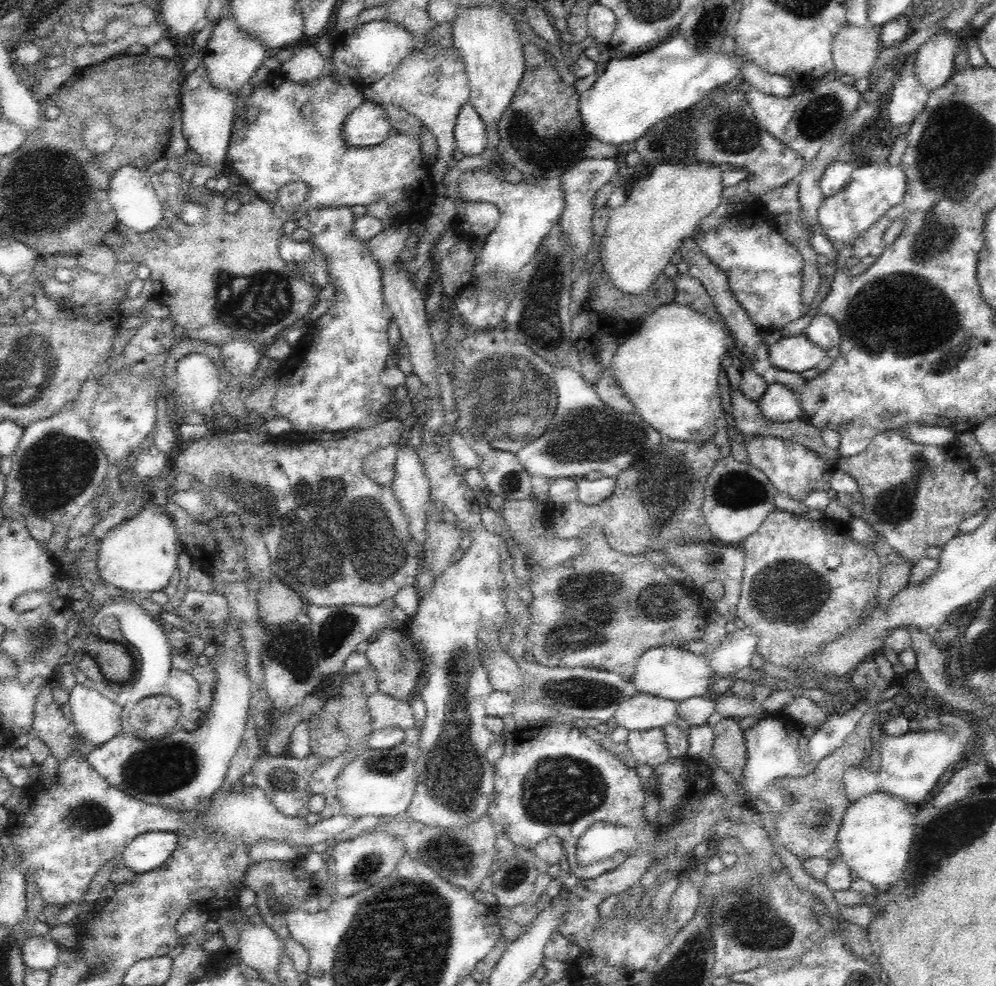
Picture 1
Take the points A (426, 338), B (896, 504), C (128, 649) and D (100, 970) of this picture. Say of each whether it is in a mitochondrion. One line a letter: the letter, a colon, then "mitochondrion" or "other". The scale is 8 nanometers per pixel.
A: other
B: mitochondrion
C: other
D: mitochondrion

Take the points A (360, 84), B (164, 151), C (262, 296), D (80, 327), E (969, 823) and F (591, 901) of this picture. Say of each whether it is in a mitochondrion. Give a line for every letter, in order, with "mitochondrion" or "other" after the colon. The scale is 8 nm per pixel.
A: other
B: other
C: mitochondrion
D: other
E: mitochondrion
F: other

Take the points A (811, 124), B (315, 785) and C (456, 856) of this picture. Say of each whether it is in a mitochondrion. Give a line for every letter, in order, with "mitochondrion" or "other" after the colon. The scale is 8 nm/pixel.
A: mitochondrion
B: other
C: mitochondrion

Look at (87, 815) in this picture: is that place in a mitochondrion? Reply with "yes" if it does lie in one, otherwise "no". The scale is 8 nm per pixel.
yes

